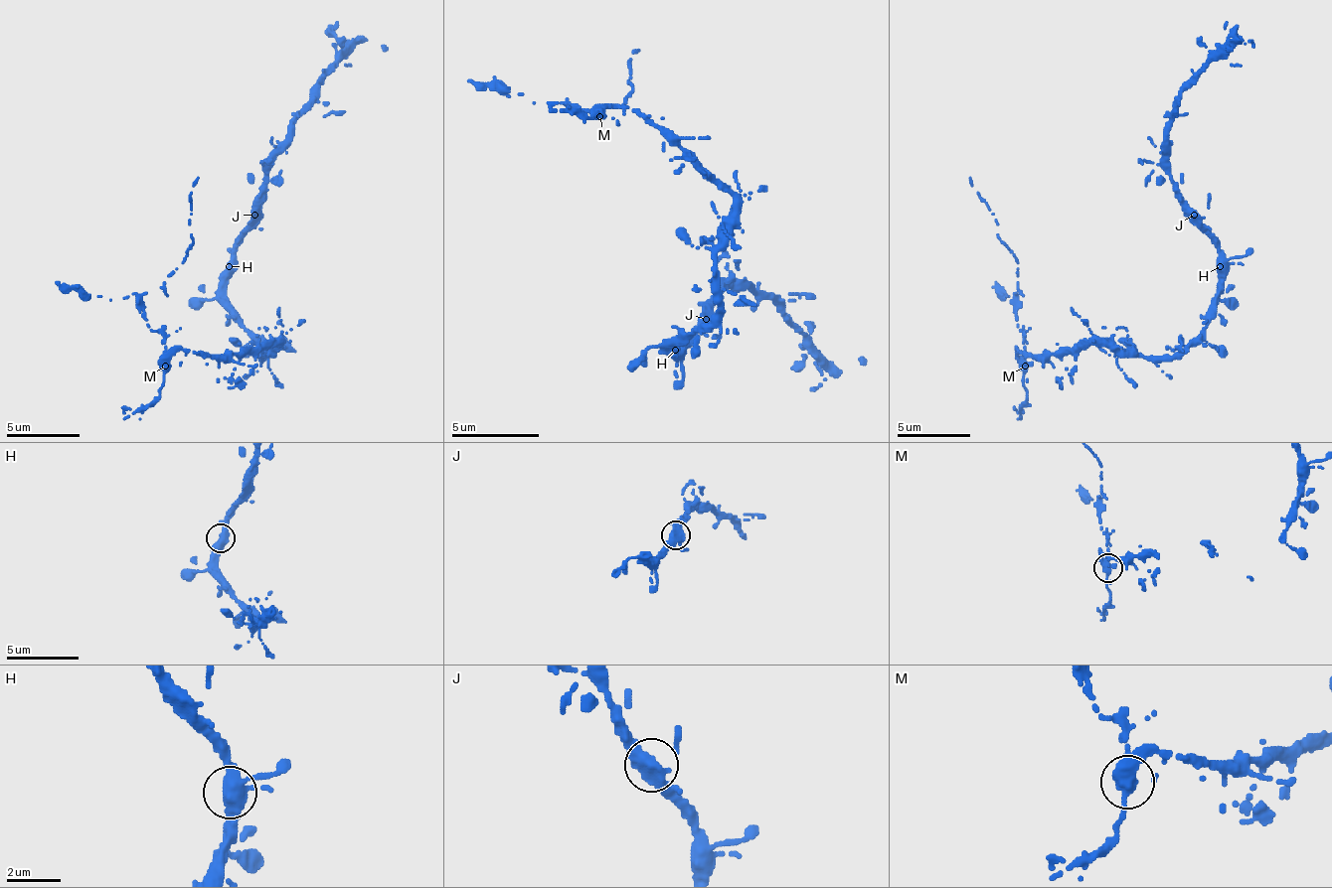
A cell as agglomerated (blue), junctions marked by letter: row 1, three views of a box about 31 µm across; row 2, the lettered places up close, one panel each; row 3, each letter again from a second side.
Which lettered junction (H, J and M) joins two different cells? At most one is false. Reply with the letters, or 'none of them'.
M

